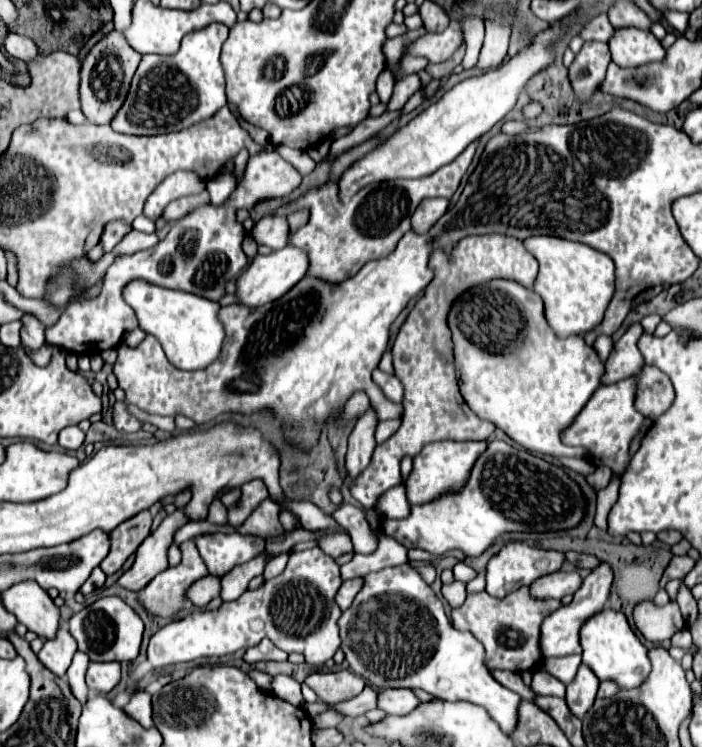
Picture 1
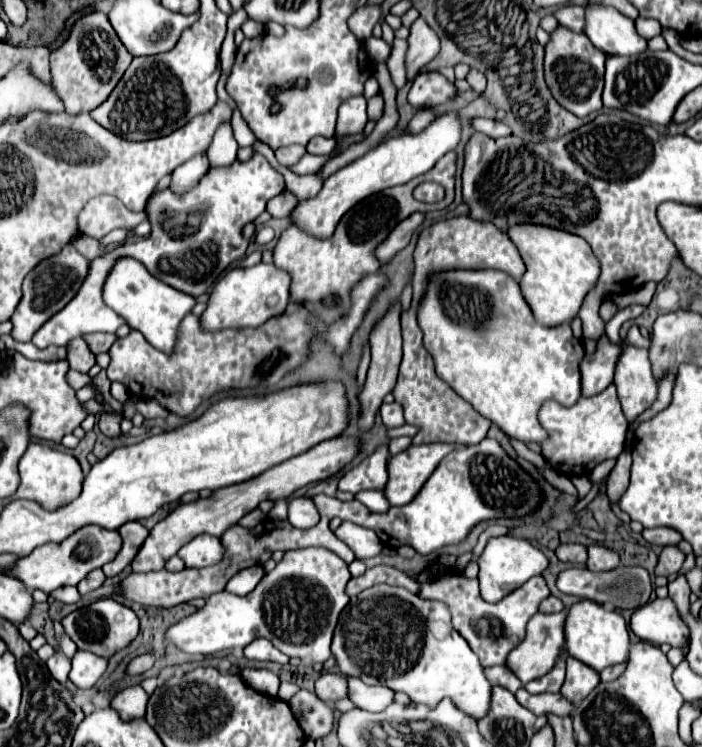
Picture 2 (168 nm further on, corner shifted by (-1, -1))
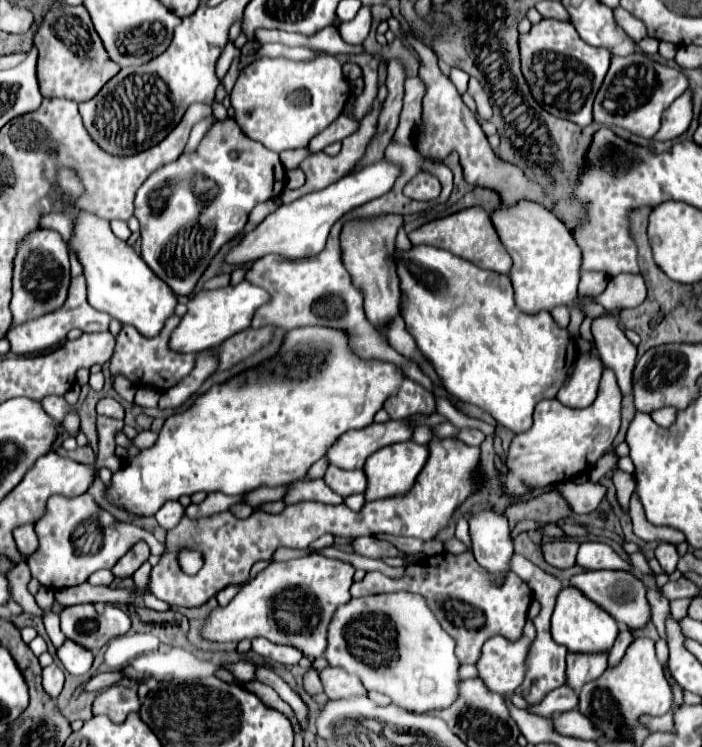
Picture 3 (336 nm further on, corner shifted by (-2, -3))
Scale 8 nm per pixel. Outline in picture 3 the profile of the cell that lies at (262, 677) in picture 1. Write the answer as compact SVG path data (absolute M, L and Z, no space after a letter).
M232 662L226 664L224 670L228 670L230 674L234 674L238 680L254 680L254 664L252 662Z

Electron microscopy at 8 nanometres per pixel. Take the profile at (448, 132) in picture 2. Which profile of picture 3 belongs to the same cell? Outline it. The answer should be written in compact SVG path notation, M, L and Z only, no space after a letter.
M380 160L380 162L360 170L356 174L340 178L336 184L330 184L328 188L322 188L318 192L310 192L310 194L306 194L300 200L294 200L290 204L282 204L270 216L264 218L264 222L260 222L254 230L246 232L240 238L240 242L226 254L224 262L240 266L240 264L248 264L248 262L254 262L258 258L264 258L268 254L278 254L278 256L288 258L288 260L316 256L316 252L324 250L332 224L340 216L344 216L348 210L362 206L362 204L386 194L392 188L392 184L396 182L398 174L400 174L398 166L394 166L386 160Z

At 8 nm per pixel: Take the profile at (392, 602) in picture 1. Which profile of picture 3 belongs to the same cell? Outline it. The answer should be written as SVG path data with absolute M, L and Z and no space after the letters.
M410 592L396 594L376 594L364 598L352 598L334 612L328 624L328 646L324 658L330 666L342 666L354 672L366 690L376 690L386 694L396 706L426 712L432 708L446 708L458 696L458 666L454 656L454 640L442 630L440 622L432 616L424 598Z

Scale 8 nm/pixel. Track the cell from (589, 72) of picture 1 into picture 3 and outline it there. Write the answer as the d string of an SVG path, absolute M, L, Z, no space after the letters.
M540 20L528 34L520 34L520 66L534 100L564 120L588 126L592 122L592 102L608 72L612 54L604 48L588 46L580 40L570 22Z

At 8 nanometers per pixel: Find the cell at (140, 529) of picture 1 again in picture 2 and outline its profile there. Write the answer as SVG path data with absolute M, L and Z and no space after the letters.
M133 520L133 522L127 522L123 528L119 528L119 534L121 534L121 540L123 540L121 550L119 550L119 554L117 554L117 558L113 562L107 562L103 566L103 572L105 572L107 578L117 576L135 558L137 550L145 542L149 530L141 522Z

